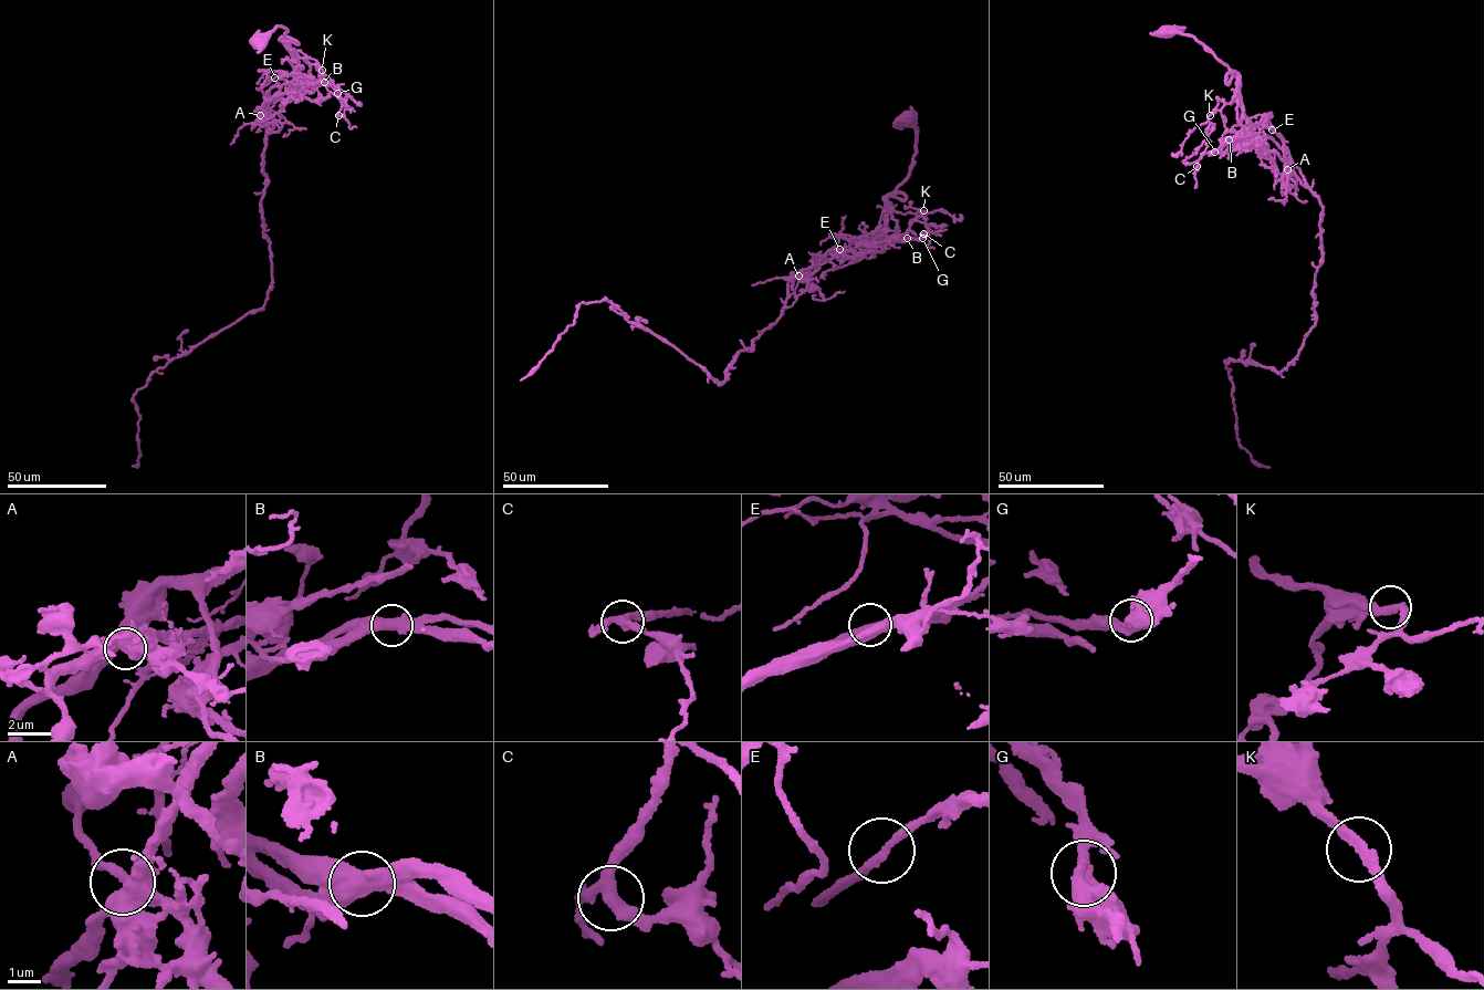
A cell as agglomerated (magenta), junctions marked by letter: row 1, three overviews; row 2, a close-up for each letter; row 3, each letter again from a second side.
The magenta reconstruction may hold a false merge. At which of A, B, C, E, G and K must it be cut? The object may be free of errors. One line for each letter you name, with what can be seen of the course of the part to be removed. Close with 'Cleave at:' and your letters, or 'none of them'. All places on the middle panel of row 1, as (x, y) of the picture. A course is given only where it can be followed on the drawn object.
B: foreign part runs (907, 238), (879, 247), (858, 246), (855, 238), (853, 241), (842, 238), (843, 219), (846, 216)
Cleave at: B

